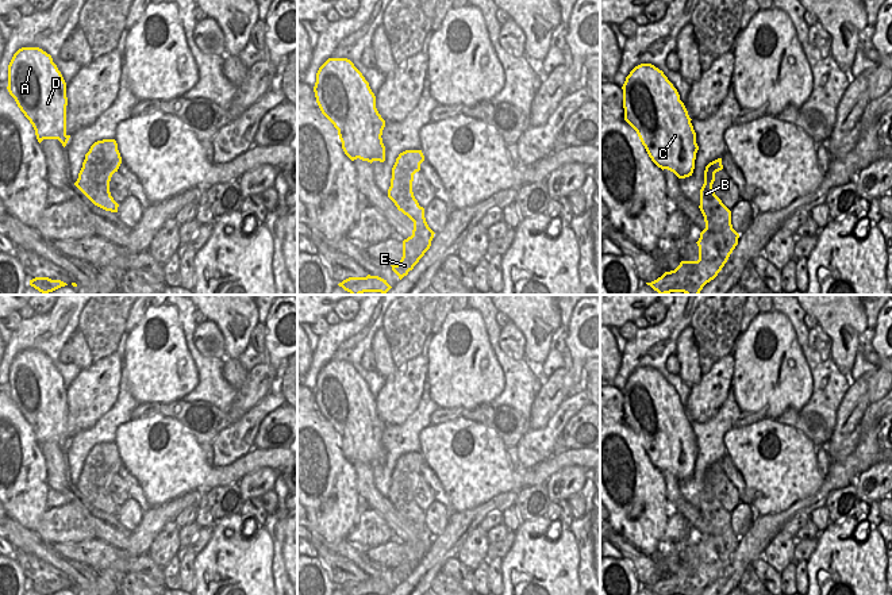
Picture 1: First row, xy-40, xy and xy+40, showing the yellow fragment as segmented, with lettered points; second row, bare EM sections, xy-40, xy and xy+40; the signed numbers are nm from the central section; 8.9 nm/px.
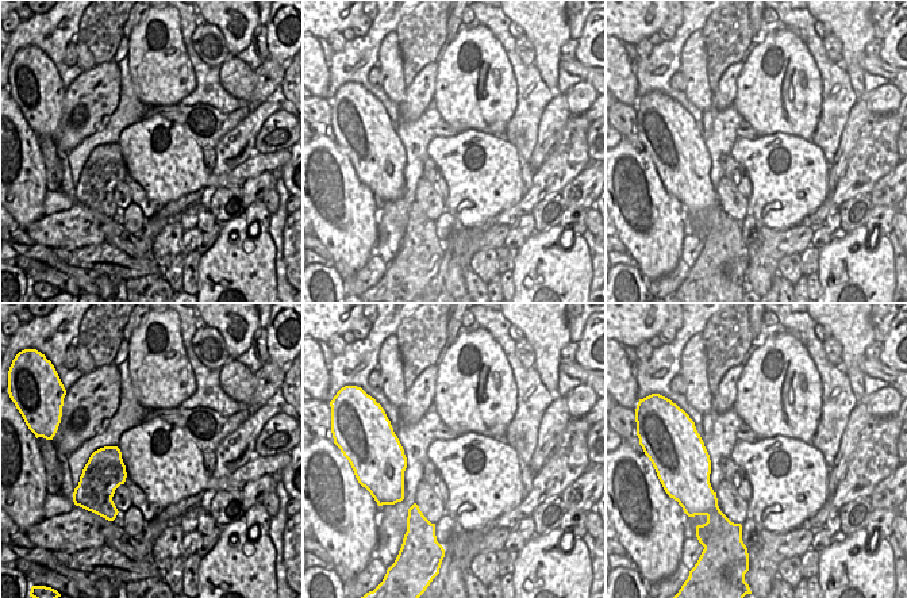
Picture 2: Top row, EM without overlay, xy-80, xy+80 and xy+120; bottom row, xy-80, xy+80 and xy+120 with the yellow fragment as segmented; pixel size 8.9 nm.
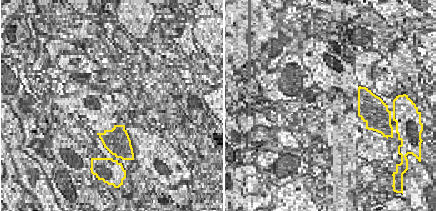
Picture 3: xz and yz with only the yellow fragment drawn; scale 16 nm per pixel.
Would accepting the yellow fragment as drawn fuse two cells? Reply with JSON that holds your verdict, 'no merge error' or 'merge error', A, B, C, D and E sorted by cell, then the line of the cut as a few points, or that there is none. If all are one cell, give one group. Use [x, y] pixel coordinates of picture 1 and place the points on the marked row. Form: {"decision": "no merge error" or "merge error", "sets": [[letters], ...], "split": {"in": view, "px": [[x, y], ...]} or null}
{"decision": "no merge error", "sets": [["A", "B", "C", "D", "E"]], "split": null}

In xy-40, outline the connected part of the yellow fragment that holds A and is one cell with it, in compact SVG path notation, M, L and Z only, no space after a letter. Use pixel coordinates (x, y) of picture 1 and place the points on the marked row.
M39 47L19 49L8 65L9 95L30 120L38 142L58 139L65 147L66 82L50 54Z

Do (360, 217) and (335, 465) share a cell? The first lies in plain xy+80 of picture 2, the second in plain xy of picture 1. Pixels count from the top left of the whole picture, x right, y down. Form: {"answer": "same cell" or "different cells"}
{"answer": "same cell"}

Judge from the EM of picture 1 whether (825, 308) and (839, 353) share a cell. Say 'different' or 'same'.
same

